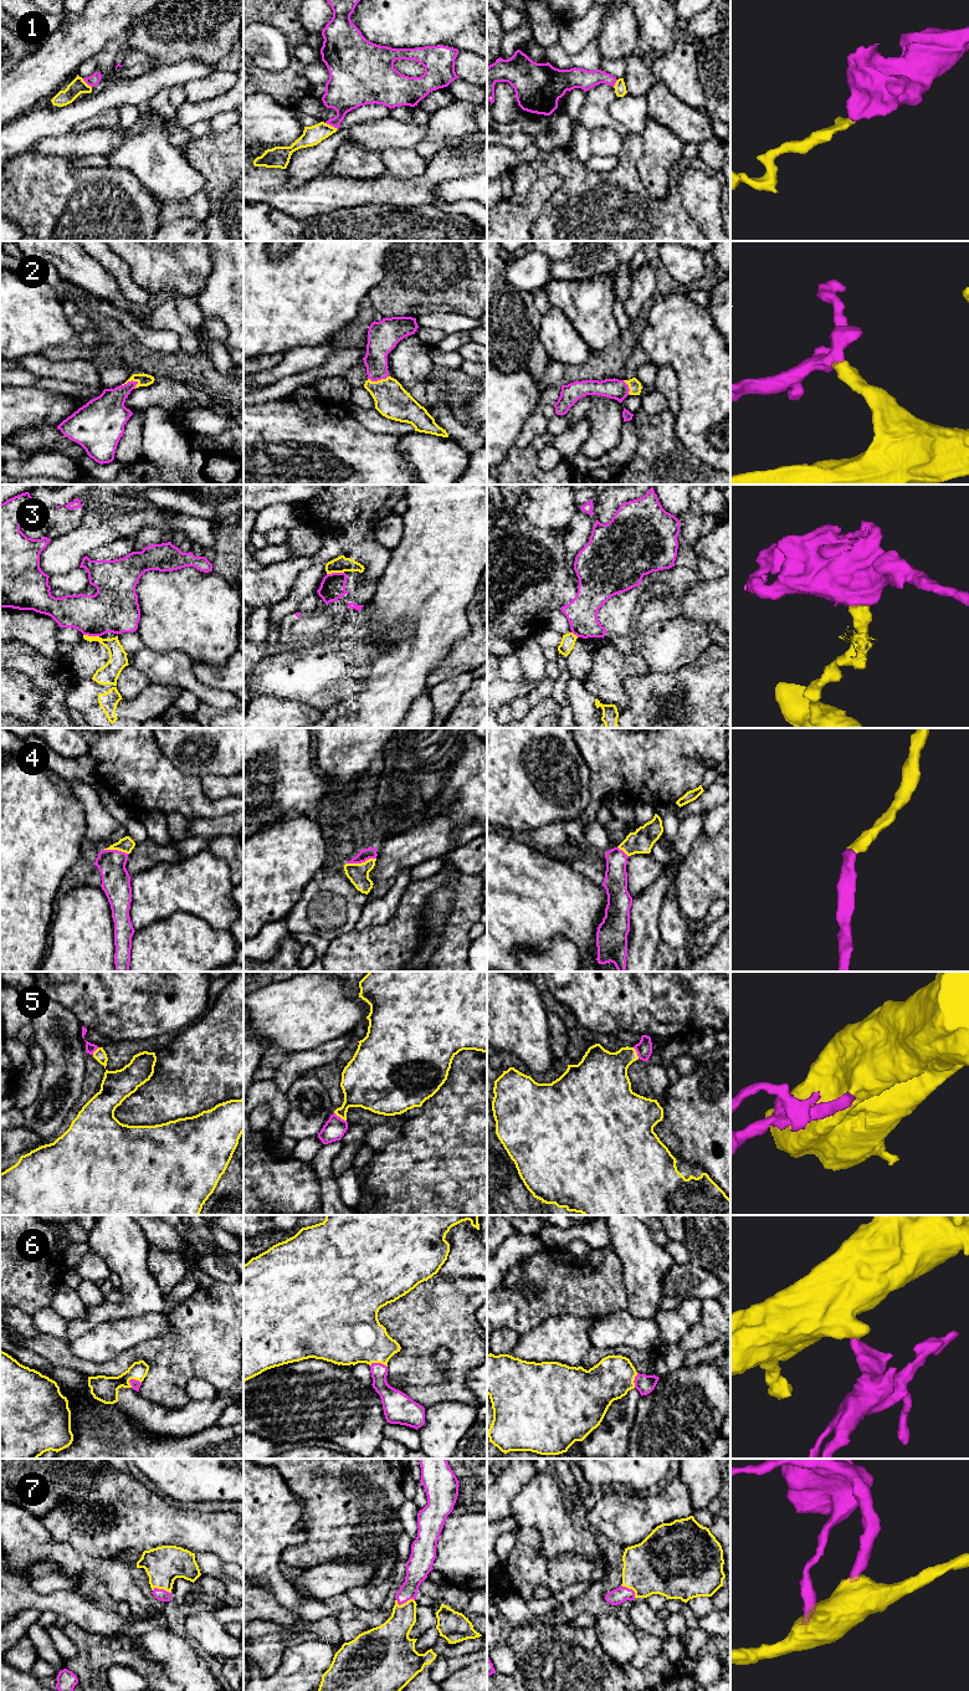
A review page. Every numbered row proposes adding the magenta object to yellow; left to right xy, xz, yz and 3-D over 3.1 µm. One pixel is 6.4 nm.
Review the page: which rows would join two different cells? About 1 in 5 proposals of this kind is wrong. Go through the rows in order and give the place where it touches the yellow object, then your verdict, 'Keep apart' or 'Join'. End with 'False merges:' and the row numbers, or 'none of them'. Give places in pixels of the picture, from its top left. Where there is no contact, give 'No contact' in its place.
1: Touches yellow at xz (331, 126). Keep apart
2: Touches yellow at xy (129, 380). Join
3: Touches yellow at xz (334, 572). Keep apart
4: Touches yellow at xz (362, 862). Join
5: Touches yellow at xz (341, 1117). Join
6: Touches yellow at xy (134, 1378). Join
7: Touches yellow at xz (406, 1602). Join
False merges: 1, 3

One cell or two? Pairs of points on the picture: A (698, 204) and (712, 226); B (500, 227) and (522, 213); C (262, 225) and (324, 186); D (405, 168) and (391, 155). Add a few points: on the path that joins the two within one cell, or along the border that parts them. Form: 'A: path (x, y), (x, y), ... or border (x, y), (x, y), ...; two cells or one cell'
A: path (703, 209), (711, 221); one cell
B: path (504, 227), (517, 218); one cell
C: border (256, 203), (263, 203), (298, 219), (311, 218); two cells
D: path (401, 164), (395, 159); one cell

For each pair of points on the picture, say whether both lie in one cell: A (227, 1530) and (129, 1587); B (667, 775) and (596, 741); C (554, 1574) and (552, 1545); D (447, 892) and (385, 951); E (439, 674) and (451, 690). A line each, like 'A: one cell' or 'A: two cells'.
A: two cells
B: one cell
C: two cells
D: two cells
E: two cells

